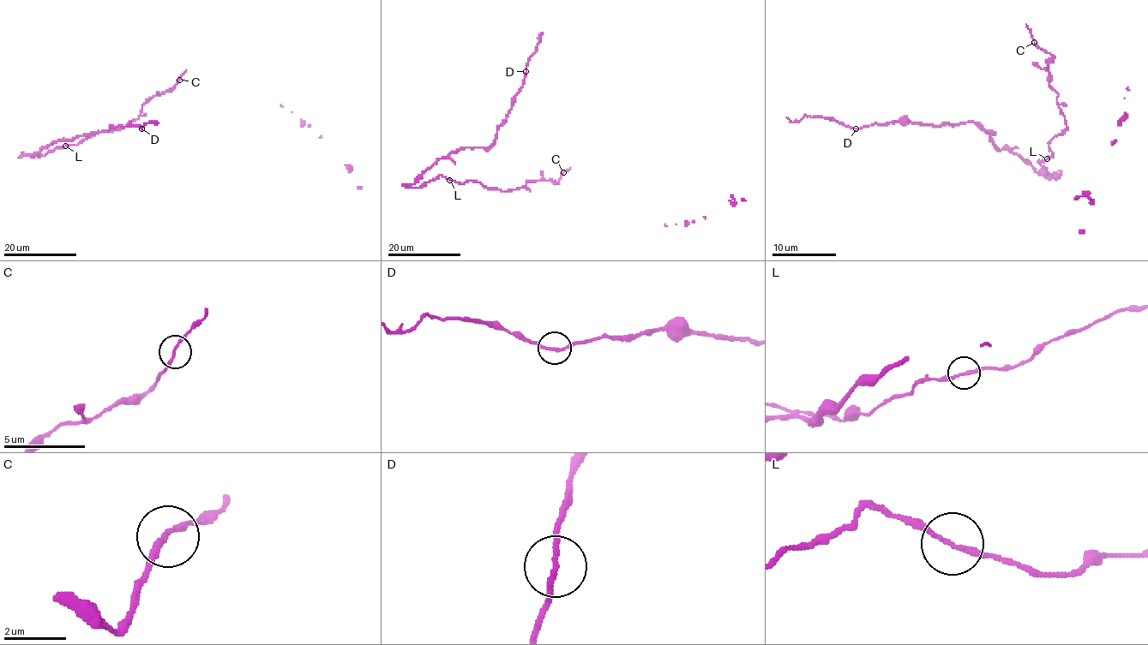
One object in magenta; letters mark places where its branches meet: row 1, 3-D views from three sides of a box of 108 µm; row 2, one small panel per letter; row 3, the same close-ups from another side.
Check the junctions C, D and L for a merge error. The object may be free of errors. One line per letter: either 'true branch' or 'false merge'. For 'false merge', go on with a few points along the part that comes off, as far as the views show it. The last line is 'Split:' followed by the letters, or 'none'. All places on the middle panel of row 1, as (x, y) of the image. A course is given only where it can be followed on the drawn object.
C: true branch
D: true branch
L: true branch
Split: none

